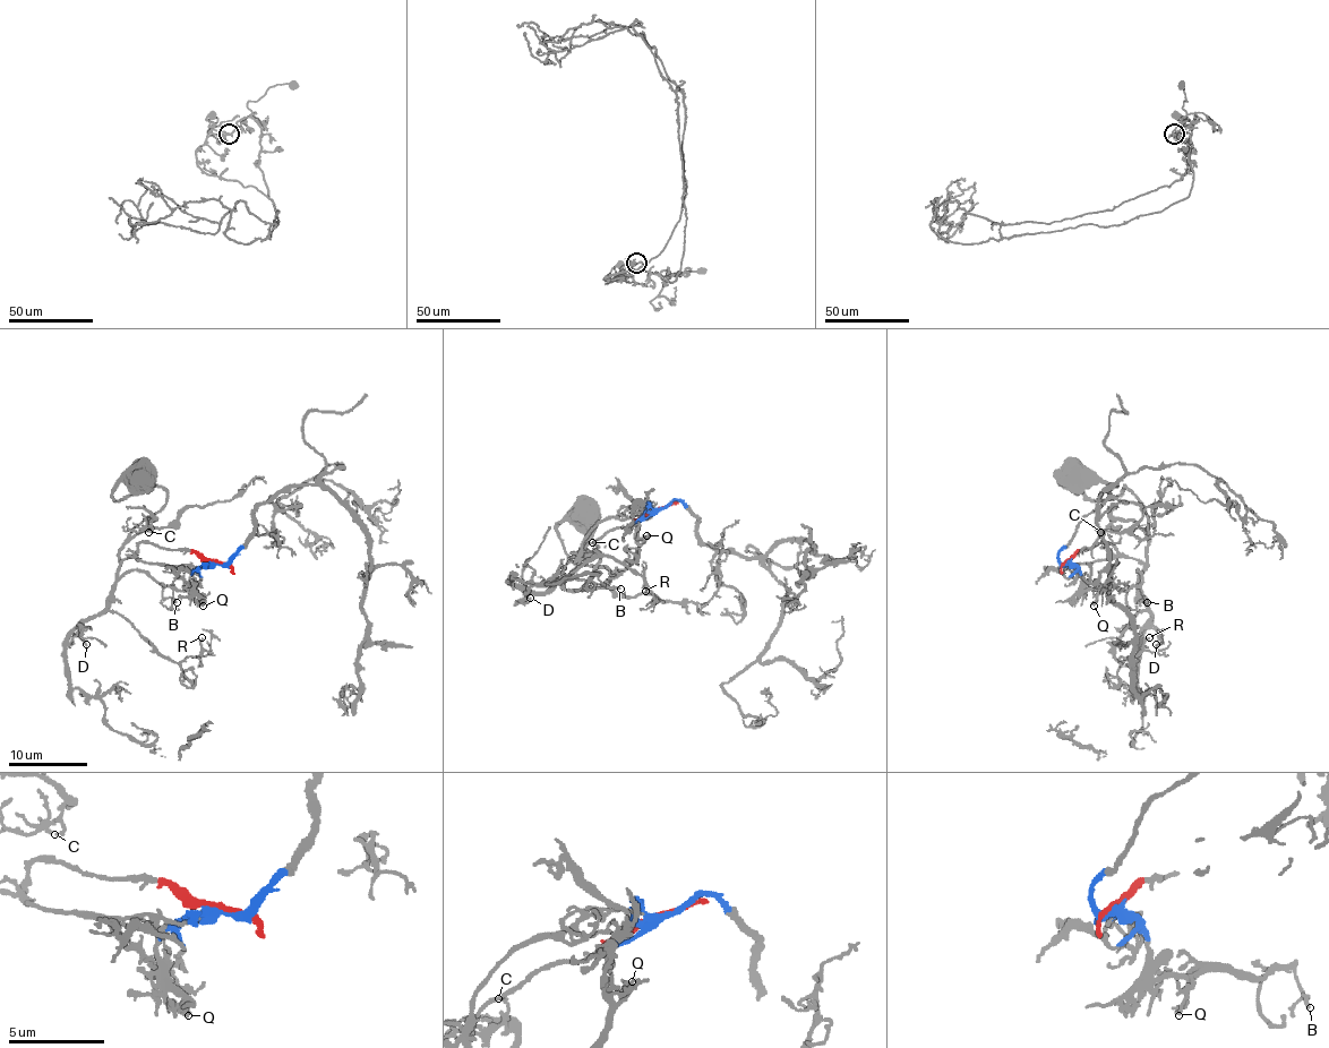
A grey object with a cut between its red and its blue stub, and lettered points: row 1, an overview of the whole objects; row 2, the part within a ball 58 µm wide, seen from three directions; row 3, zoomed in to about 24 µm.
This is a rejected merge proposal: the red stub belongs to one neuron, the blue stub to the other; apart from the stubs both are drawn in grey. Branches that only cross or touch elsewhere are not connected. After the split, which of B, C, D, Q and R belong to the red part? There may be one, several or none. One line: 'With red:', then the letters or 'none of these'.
With red: B, C, D, Q, R

